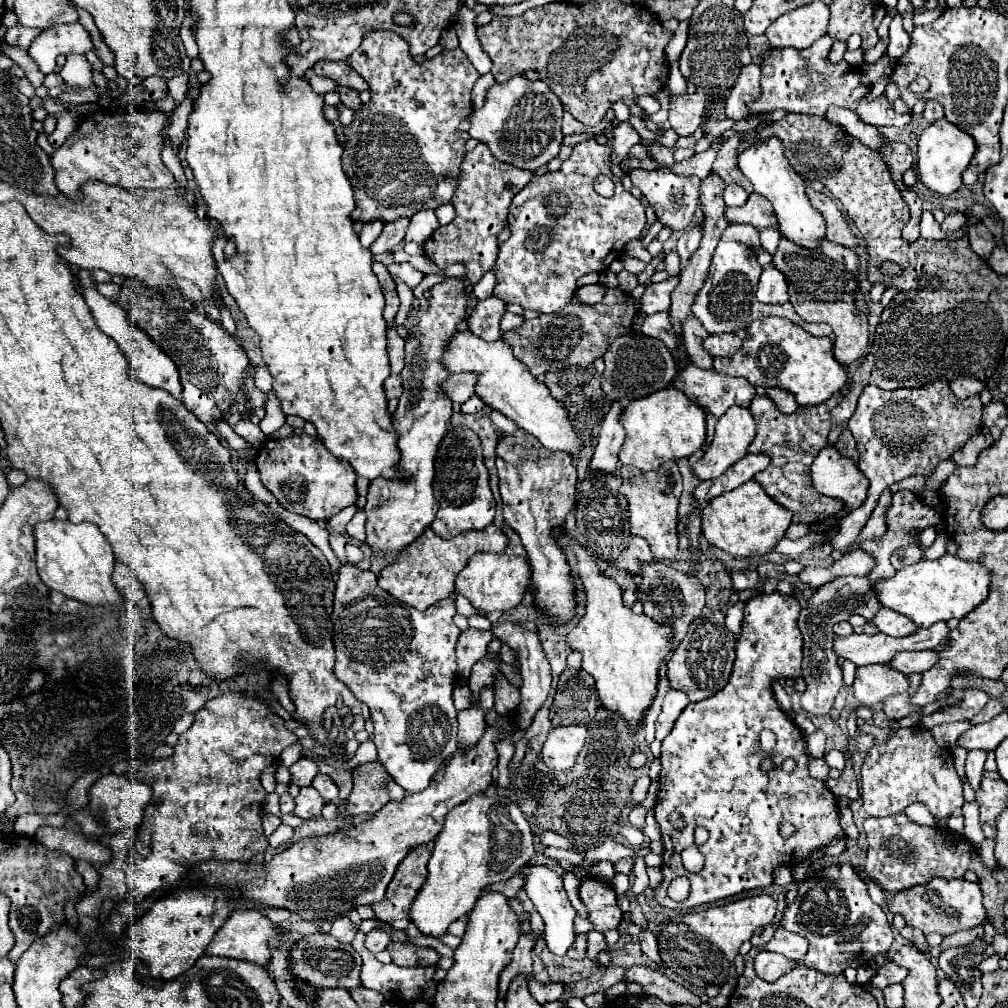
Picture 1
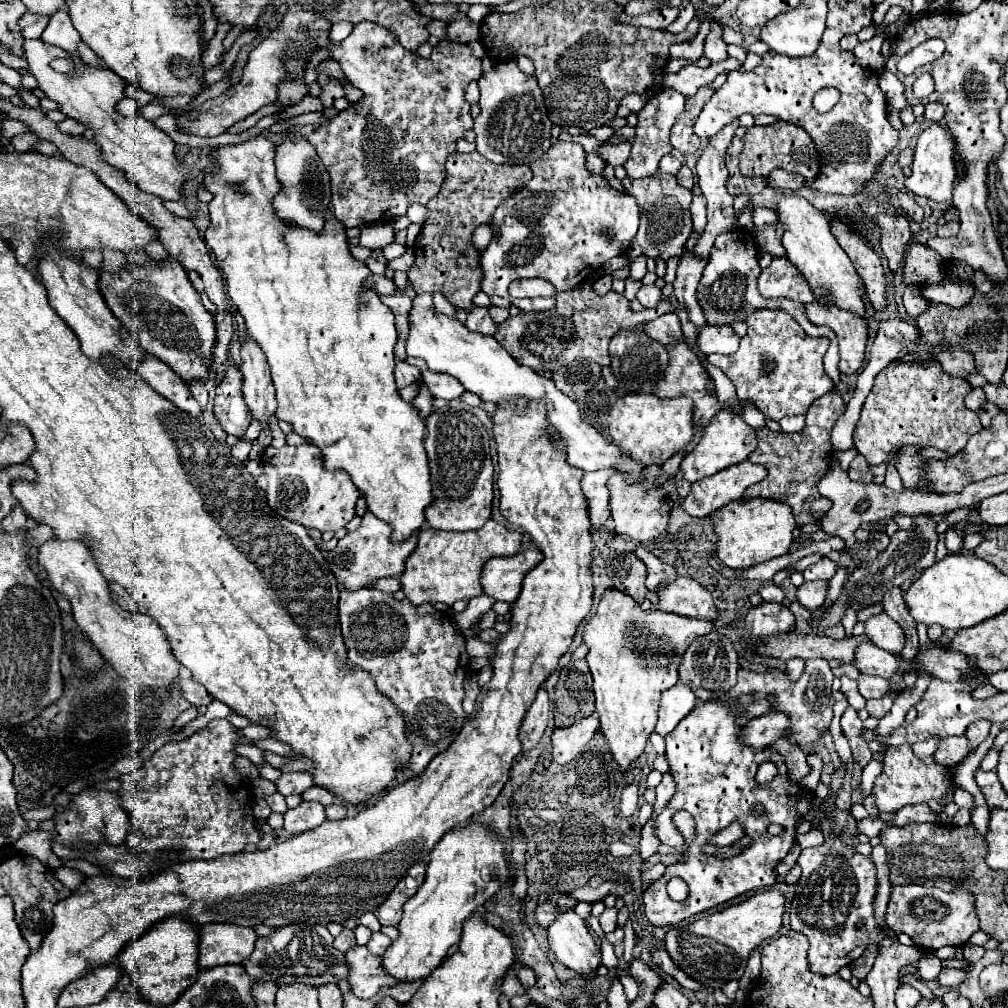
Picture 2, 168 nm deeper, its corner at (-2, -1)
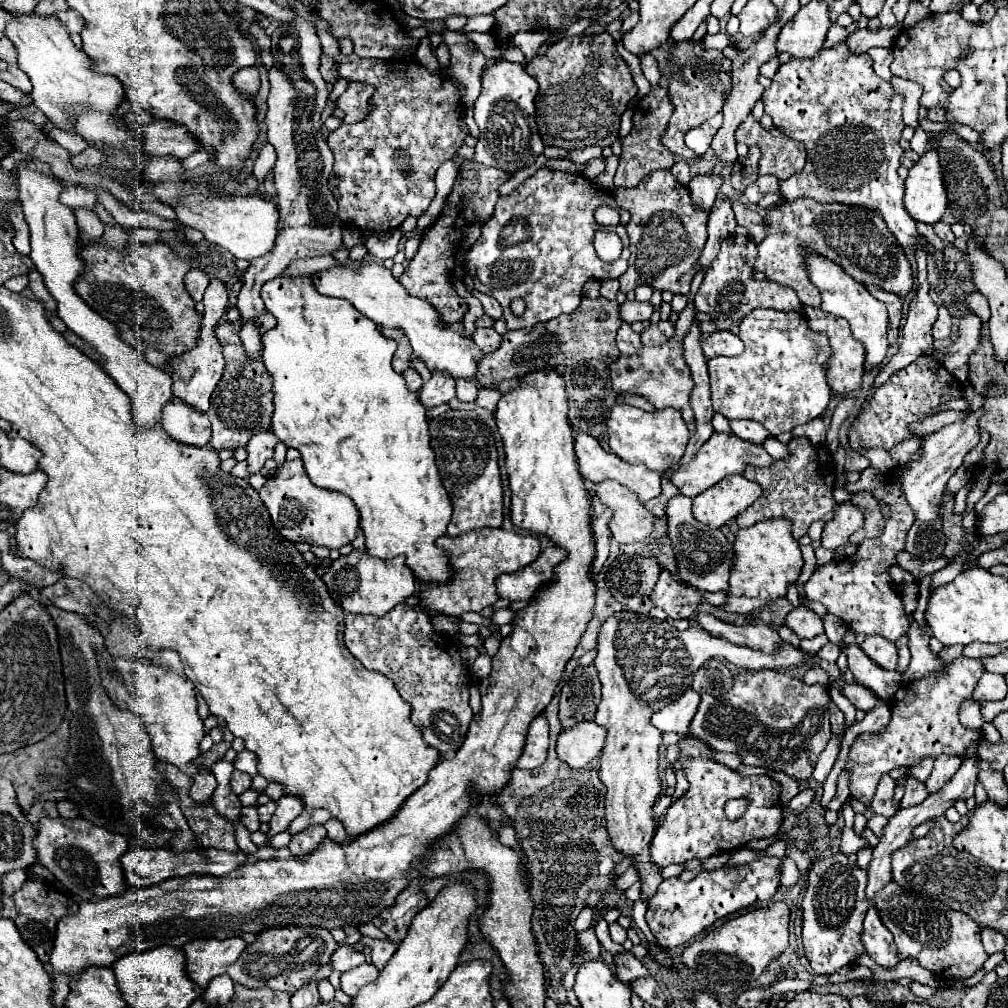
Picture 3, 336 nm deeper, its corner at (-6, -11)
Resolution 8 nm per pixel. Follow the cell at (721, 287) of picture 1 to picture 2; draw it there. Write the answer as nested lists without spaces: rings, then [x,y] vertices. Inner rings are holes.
[[[735,229],[729,233],[723,233],[715,239],[711,253],[709,253],[709,263],[703,271],[703,277],[699,281],[697,287],[697,301],[703,309],[705,321],[709,325],[731,325],[735,321],[745,321],[747,315],[755,313],[757,309],[783,309],[789,315],[793,315],[793,319],[801,325],[801,329],[809,335],[809,337],[827,337],[831,341],[827,353],[825,353],[825,371],[829,373],[829,377],[835,381],[835,385],[841,381],[841,373],[837,369],[837,361],[839,361],[839,353],[837,353],[837,343],[835,343],[835,333],[829,327],[817,327],[813,323],[807,321],[805,317],[805,307],[799,301],[793,299],[765,299],[761,297],[761,293],[757,291],[757,277],[759,277],[759,263],[757,263],[757,245],[753,241],[753,235]]]

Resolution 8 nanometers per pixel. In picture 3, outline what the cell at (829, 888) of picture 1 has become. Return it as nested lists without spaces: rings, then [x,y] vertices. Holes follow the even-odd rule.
[[[845,853],[827,855],[811,863],[807,873],[807,889],[803,895],[803,949],[813,973],[837,973],[843,967],[853,965],[863,953],[861,931],[863,917],[867,913],[867,871],[855,865],[855,857]]]

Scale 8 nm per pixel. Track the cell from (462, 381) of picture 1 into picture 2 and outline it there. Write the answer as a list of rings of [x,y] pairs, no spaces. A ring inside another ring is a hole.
[[[423,371],[423,381],[427,383],[427,389],[433,397],[439,399],[459,399],[463,395],[463,387],[457,383],[455,377],[447,375],[447,373],[433,373],[433,371]]]

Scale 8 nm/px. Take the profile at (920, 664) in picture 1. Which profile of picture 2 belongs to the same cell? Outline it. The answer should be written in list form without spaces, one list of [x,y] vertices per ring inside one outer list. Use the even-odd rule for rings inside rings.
[[[861,643],[855,649],[855,663],[863,675],[877,675],[889,679],[899,669],[899,655],[891,655],[873,643]]]

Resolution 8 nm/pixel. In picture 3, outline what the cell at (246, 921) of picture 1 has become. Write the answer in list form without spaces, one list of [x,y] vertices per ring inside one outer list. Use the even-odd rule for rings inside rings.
[[[231,937],[225,940],[216,938],[201,938],[189,941],[183,951],[187,957],[187,975],[199,985],[207,987],[207,983],[227,973],[227,967],[233,965],[247,943],[241,937]]]

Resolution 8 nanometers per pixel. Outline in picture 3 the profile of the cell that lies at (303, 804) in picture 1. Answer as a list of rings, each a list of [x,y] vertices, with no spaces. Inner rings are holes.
[[[311,825],[311,829],[303,829],[303,833],[291,835],[289,851],[293,855],[307,855],[321,843],[321,839],[325,835],[327,835],[327,831],[323,825]]]

